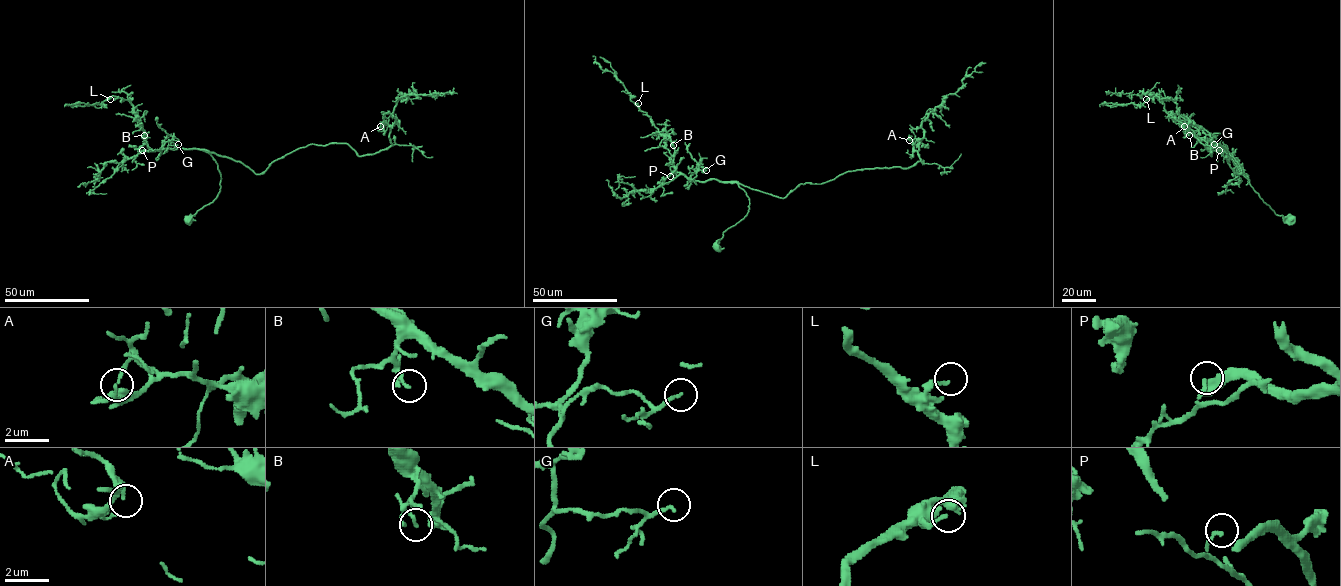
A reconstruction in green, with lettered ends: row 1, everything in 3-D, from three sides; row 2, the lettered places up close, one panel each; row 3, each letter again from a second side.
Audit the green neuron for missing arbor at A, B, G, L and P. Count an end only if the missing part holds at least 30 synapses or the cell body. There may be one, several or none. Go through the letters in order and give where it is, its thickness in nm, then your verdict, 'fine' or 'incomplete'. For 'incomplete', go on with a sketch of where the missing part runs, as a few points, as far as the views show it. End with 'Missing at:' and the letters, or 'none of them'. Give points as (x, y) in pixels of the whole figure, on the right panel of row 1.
A: place (1184, 126); calibre 180 nm; fine
B: place (1189, 135); calibre 100 nm; fine
G: place (1214, 144); calibre 170 nm; incomplete; course (1214, 144), (1193, 147), (1189, 153)
L: place (1146, 99); calibre 150 nm; fine
P: place (1219, 150); calibre 170 nm; fine
Missing at: G

